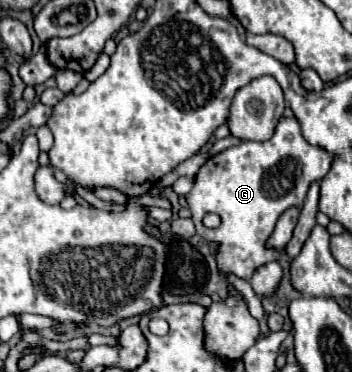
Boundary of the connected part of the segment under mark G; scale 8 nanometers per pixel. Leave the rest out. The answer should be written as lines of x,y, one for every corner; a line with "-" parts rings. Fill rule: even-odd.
282,117
268,141
242,141
238,147
230,147
210,157
196,173
194,187
186,201
192,211
196,233
220,245
216,257
220,271
250,279
256,267
276,261
280,253
266,249
264,243
274,231
278,217
286,209
302,205
310,183
322,179
328,173
330,163
332,155
310,145
302,137
300,125
294,117
-
206,213
216,213
222,219
220,227
204,227
202,219

